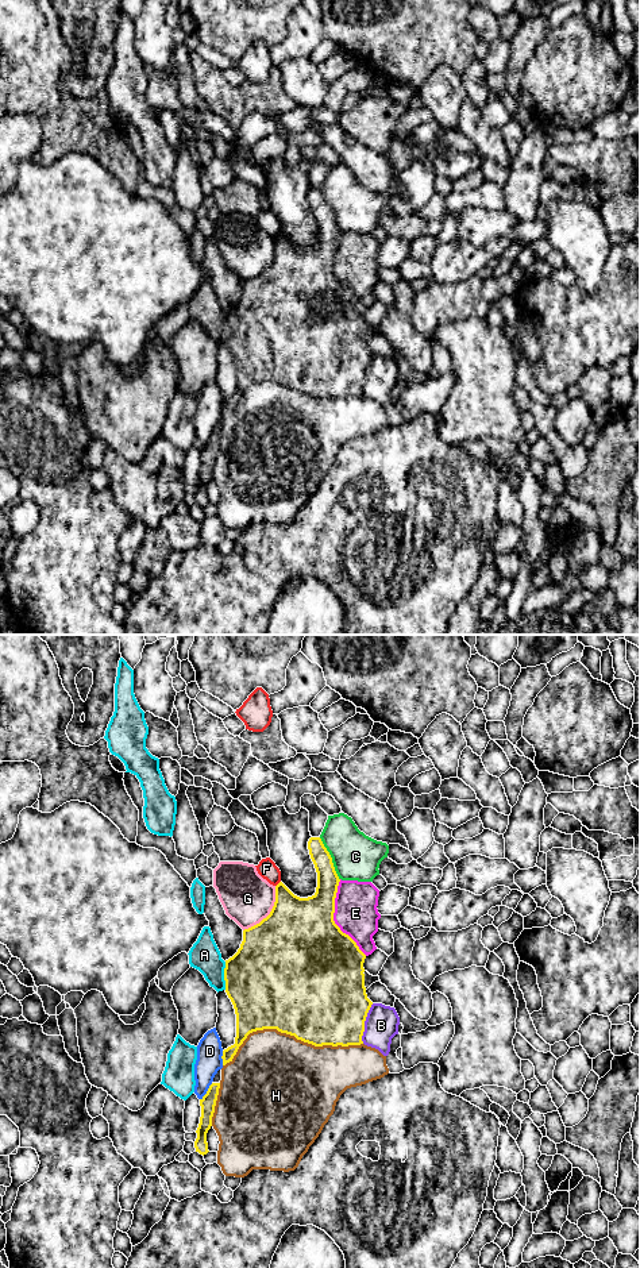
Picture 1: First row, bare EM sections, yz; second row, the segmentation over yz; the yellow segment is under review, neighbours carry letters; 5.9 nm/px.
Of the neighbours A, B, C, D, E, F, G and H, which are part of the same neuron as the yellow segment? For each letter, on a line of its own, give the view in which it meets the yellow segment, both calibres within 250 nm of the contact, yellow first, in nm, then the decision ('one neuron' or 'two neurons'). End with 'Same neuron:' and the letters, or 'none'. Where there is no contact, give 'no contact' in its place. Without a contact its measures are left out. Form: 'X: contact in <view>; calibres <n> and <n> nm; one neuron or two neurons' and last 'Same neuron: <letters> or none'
A: contact in yz; calibres 480 and 180 nm; two neurons
B: contact in yz; calibres 480 and 200 nm; two neurons
C: contact in yz; calibres 130 and 280 nm; two neurons
D: contact in yz; calibres 90 and 150 nm; two neurons
E: contact in yz; calibres 500 and 260 nm; two neurons
F: contact in yz; calibres 300 and 110 nm; two neurons
G: contact in yz; calibres 500 and 300 nm; two neurons
H: contact in yz; calibres 500 and 480 nm; two neurons
Same neuron: none

